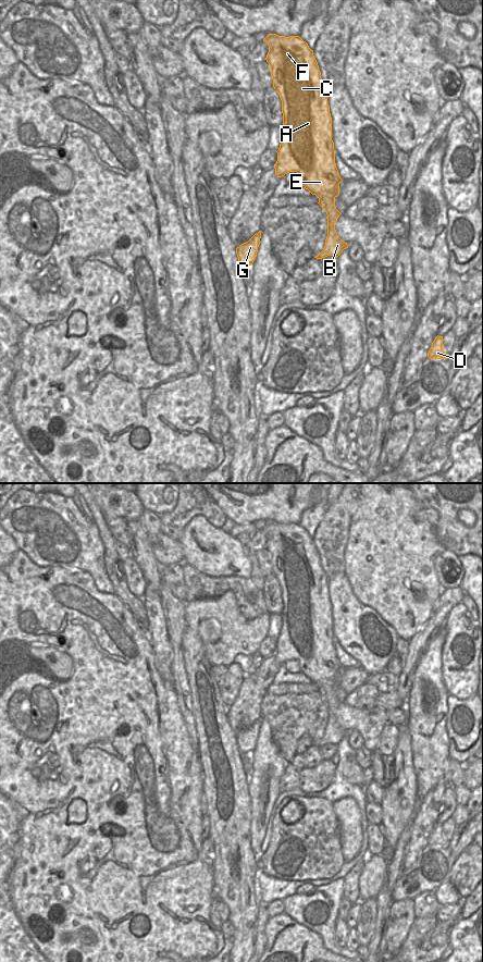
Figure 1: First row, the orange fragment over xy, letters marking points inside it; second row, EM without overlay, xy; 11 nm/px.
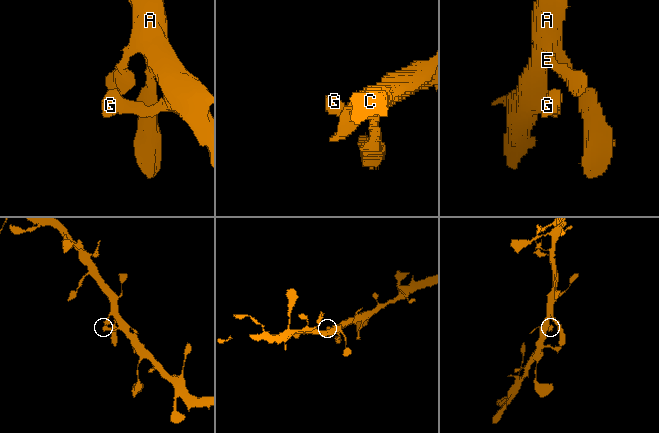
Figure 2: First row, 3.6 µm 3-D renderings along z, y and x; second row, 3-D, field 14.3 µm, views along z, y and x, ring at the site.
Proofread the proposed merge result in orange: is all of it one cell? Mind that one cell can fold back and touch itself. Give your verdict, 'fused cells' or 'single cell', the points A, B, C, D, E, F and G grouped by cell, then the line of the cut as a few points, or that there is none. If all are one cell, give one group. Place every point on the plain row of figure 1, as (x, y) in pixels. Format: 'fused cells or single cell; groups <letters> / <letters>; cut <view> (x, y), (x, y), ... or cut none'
single cell; groups A B C D E F G; cut none

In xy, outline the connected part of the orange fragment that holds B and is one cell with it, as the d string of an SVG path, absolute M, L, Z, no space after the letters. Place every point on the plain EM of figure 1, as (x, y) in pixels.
M269 521L263 529L269 533L265 547L270 553L273 575L282 588L282 629L276 639L275 662L282 665L289 659L297 659L300 671L319 686L318 691L327 702L327 724L323 738L314 745L337 745L348 732L338 725L335 717L335 711L342 702L335 694L335 686L339 682L339 670L343 667L335 651L329 578L321 566L313 538L299 523Z

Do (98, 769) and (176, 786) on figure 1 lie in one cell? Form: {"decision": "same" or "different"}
{"decision": "same"}

